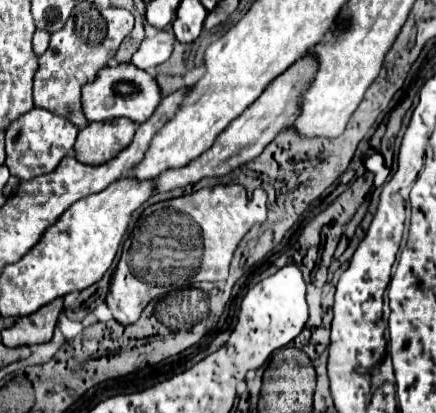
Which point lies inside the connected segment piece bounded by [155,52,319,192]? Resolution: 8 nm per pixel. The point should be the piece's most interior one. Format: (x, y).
(277, 107)

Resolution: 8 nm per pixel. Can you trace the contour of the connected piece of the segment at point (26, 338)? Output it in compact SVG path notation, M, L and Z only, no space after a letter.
M53 300L53 304L45 304L41 312L35 312L33 316L21 316L21 320L15 320L13 328L3 332L3 344L5 346L21 346L21 344L31 346L31 344L49 342L57 326L61 310L63 310L63 300Z

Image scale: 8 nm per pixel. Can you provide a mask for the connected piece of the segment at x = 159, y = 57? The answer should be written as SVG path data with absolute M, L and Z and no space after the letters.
M161 30L153 38L145 38L139 46L139 50L133 54L133 64L141 70L153 70L157 64L163 64L169 60L175 44L175 36L171 30Z

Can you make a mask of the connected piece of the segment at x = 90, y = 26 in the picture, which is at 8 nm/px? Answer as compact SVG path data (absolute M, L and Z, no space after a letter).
M77 4L67 24L51 36L49 48L39 58L39 70L33 80L33 98L37 108L45 108L57 116L69 118L79 130L87 126L85 114L81 112L81 88L95 80L97 72L107 66L109 58L115 56L123 38L133 30L133 14L121 8L93 8Z

